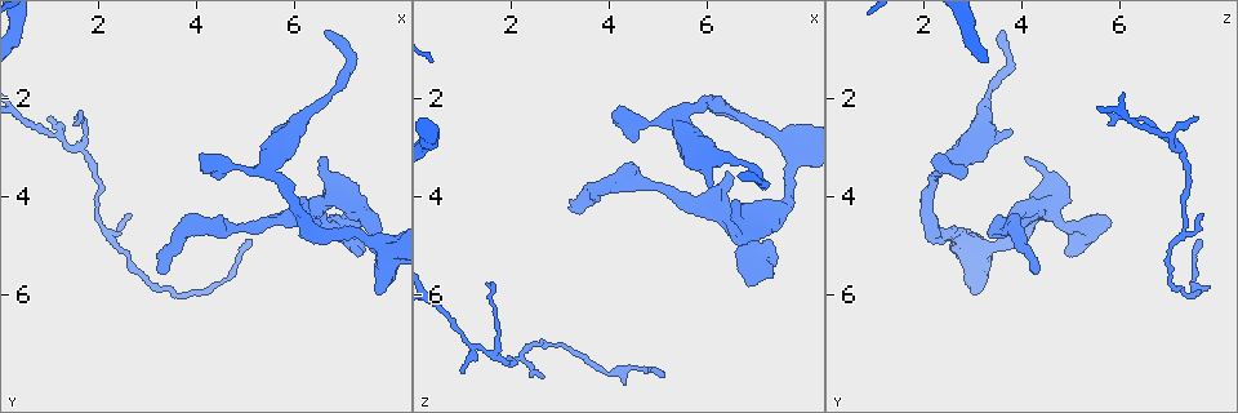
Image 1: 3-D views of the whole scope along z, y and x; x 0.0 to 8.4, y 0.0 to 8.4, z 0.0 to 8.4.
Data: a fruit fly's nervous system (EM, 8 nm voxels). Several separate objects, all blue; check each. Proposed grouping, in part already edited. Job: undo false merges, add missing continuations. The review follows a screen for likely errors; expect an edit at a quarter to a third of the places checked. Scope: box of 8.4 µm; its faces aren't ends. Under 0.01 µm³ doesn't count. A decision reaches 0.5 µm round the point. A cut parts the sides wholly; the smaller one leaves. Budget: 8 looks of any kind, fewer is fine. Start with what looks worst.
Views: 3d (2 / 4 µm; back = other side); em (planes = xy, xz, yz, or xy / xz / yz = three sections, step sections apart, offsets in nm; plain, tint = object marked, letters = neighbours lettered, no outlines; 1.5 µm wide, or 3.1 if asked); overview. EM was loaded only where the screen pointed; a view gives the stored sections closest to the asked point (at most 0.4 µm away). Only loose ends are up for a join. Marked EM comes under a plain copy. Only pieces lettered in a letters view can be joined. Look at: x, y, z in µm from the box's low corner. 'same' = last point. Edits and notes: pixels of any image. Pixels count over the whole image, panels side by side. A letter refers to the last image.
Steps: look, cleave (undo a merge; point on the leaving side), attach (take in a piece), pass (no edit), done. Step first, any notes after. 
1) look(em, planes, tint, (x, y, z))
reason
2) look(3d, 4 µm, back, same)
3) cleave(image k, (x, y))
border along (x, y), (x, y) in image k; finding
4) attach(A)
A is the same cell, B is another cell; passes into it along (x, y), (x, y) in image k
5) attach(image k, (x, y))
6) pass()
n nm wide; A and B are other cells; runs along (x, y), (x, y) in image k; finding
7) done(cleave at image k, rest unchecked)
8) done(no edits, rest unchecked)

look(3d, 4 µm, back, (3.25, 5.50, 4.30))
branch stops here

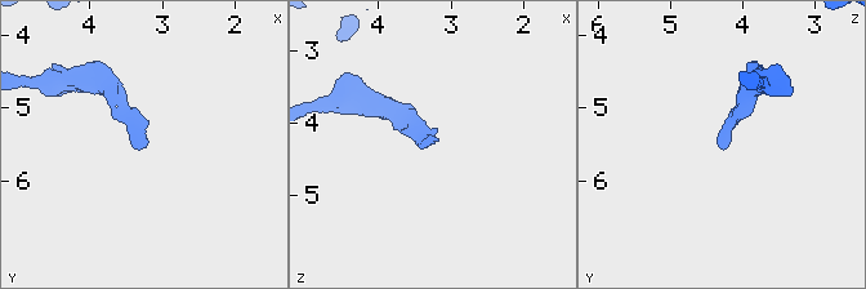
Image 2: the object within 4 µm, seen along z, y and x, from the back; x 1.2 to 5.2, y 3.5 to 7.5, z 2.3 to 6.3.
look(em, xy, step 8, letters, (3.20, 5.55, 4.25))
need the tissue

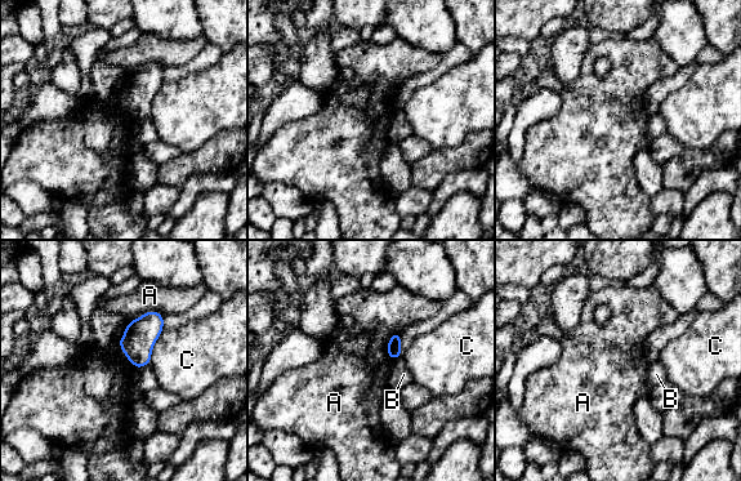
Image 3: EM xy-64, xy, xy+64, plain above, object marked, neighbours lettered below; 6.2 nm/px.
pass()
170 nm wide; A, B and C are other cells; no lettered piece goes on from it

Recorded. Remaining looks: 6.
look(em, xz, step 4, tint, (7.70, 6.00, 3.05))
branch stops here

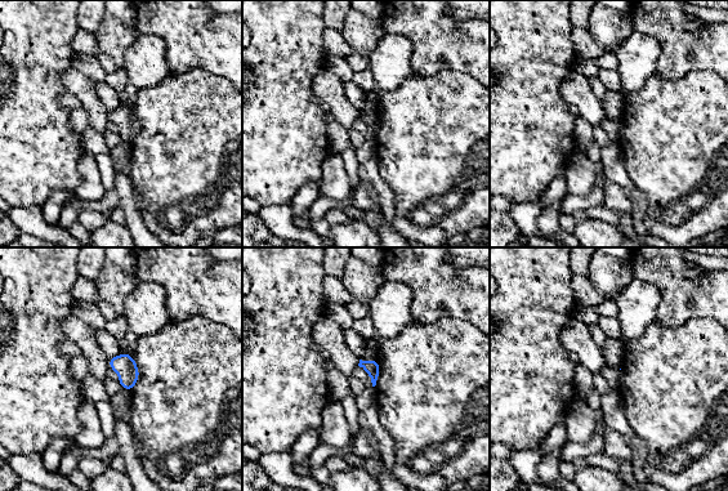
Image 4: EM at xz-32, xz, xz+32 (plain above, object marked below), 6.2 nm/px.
look(em, xz, step 4, letters, same)
see the neighbours

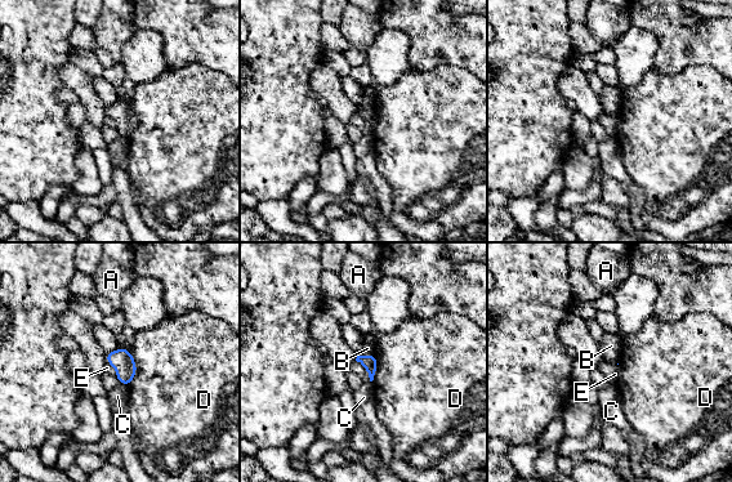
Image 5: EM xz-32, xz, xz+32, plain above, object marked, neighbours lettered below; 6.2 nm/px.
pass()
A, B, C, D and E are other cells; border along (356, 360), (366, 370), (370, 380) in image 5; none of them fits

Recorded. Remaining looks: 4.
look(em, yz, step 8, letters, (5.15, 4.90, 7.60))
thin end

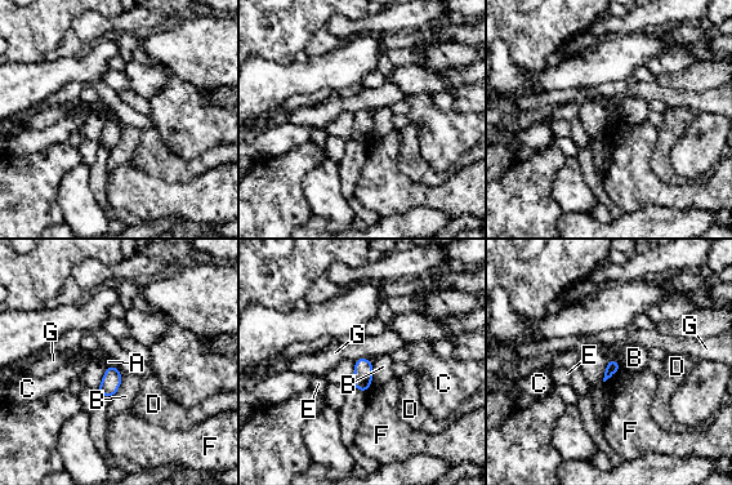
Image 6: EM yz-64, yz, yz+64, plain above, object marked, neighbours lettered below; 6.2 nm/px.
look(em, planes, letters, same)
another direction

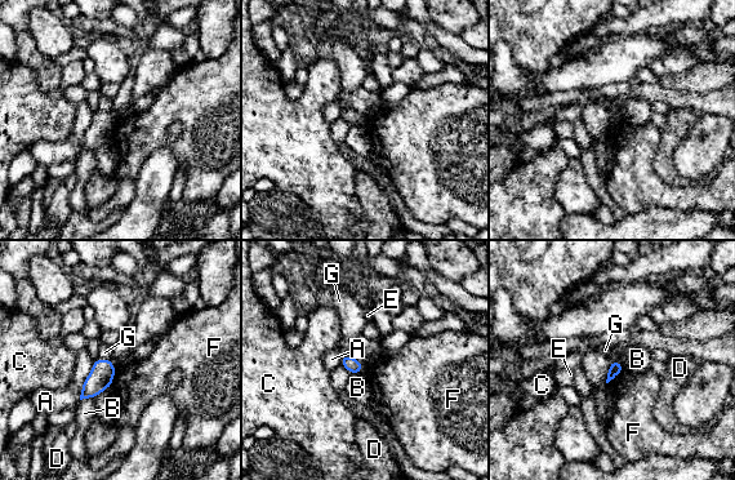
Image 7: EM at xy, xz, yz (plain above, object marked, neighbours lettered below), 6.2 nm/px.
pass()
A, B, C, D, E, F and G are other cells; border along (116, 370), (110, 386) in image 7; no lettered piece goes on from it

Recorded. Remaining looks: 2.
done(no edits, rest unchecked)

